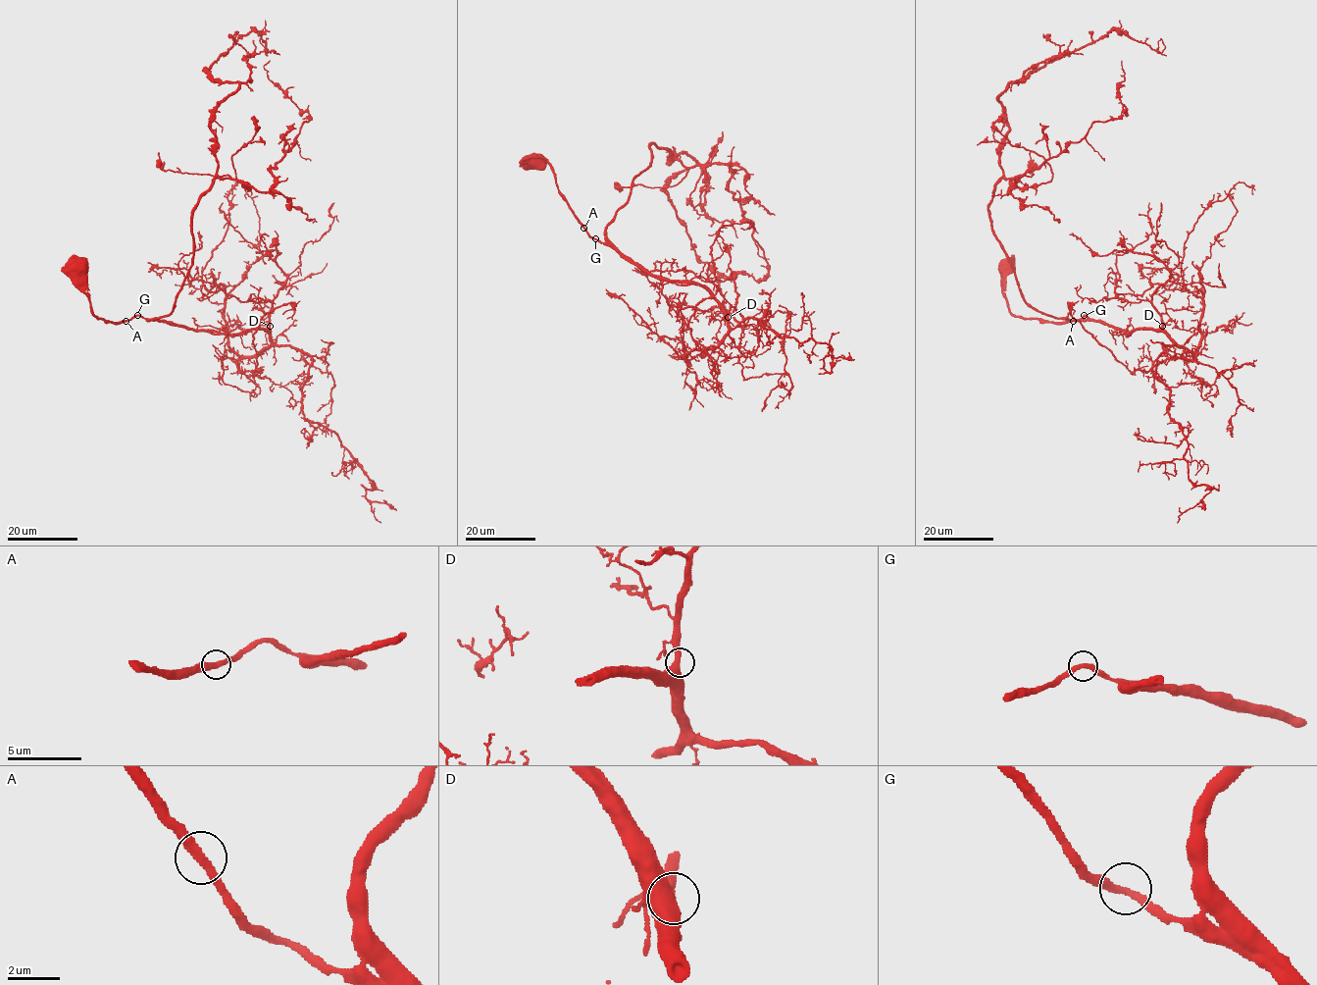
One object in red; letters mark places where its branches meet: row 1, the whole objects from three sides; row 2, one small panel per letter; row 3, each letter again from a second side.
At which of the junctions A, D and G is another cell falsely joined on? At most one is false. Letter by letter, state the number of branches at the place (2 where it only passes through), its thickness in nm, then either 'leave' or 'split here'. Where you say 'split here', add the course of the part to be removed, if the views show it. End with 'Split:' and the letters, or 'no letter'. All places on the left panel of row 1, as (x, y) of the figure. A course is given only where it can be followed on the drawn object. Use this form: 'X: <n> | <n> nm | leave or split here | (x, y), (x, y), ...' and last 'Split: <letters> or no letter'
A: 2 | 340 nm | leave
D: 2 | 500 nm | leave
G: 2 | 300 nm | leave
Split: no letter

